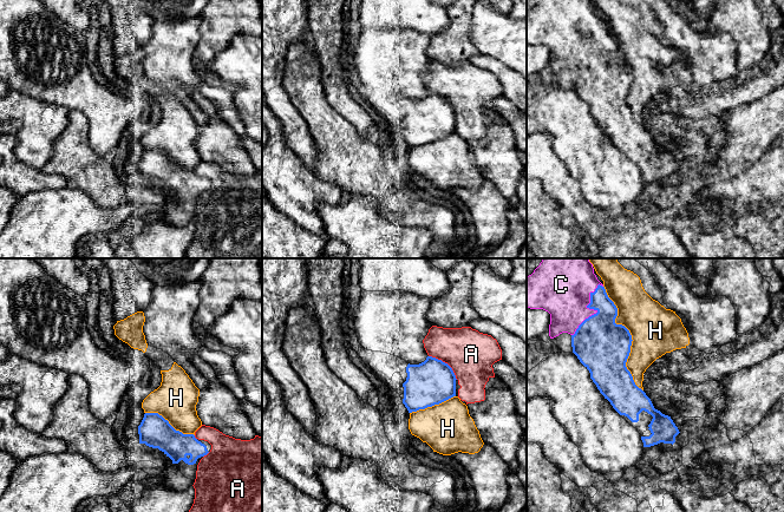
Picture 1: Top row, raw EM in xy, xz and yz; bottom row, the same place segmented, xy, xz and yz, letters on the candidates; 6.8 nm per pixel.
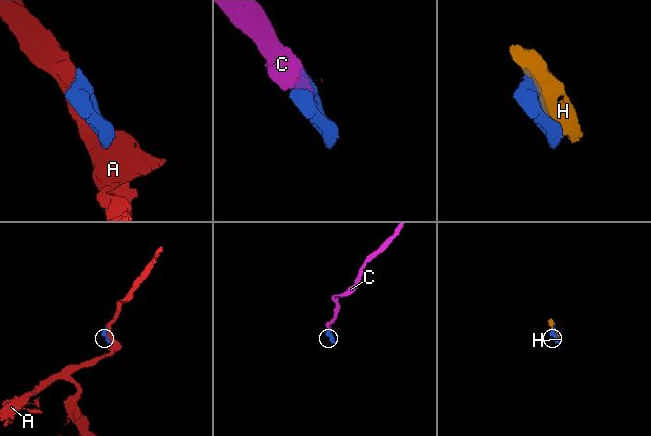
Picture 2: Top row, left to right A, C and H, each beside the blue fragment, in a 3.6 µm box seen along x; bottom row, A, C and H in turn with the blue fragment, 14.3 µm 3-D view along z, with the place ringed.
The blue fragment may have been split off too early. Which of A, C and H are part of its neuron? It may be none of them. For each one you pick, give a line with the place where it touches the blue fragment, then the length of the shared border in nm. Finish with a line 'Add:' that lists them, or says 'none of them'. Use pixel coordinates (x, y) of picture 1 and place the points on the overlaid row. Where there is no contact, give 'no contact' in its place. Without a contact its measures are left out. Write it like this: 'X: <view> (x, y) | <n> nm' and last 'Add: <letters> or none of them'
C: yz (594, 309) | 400 nm
Add: C

